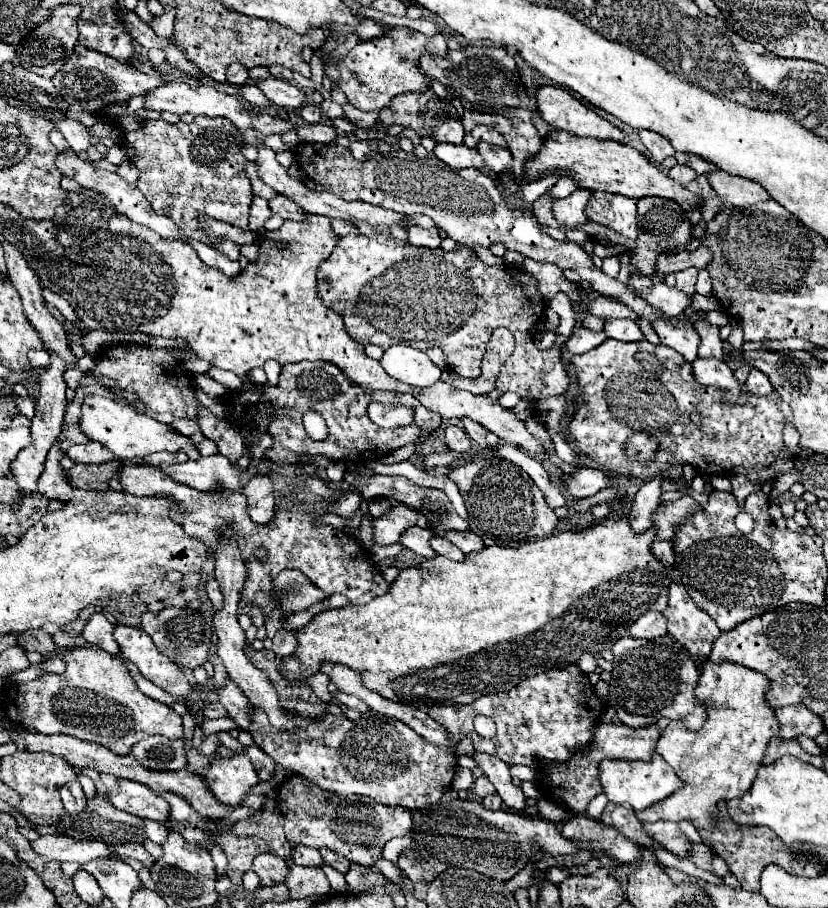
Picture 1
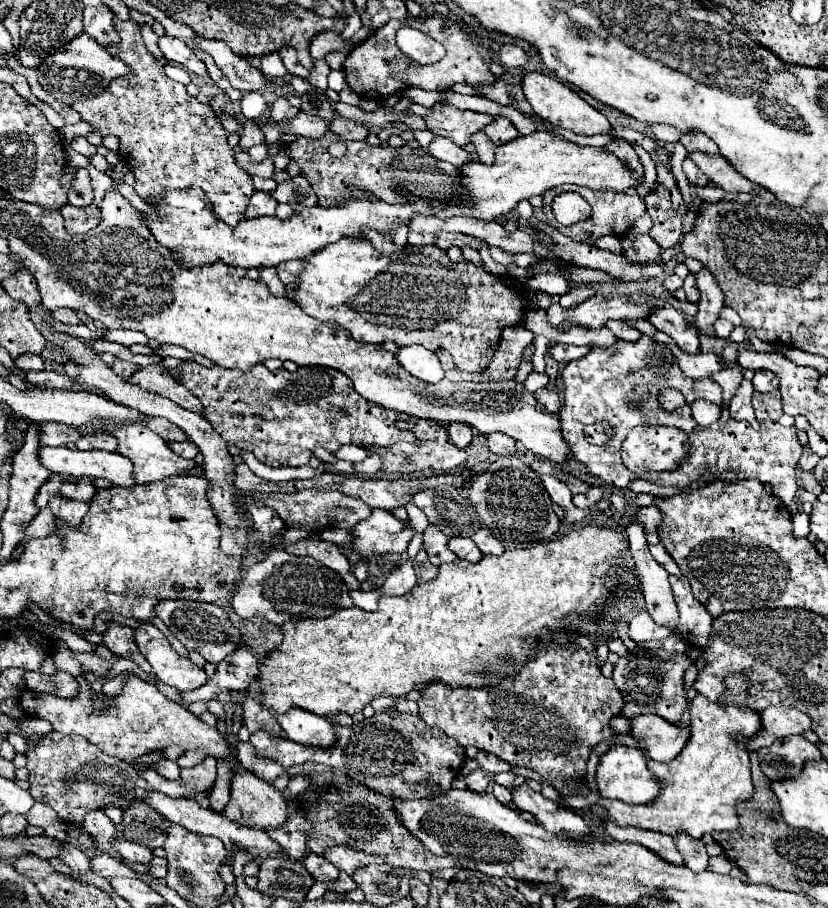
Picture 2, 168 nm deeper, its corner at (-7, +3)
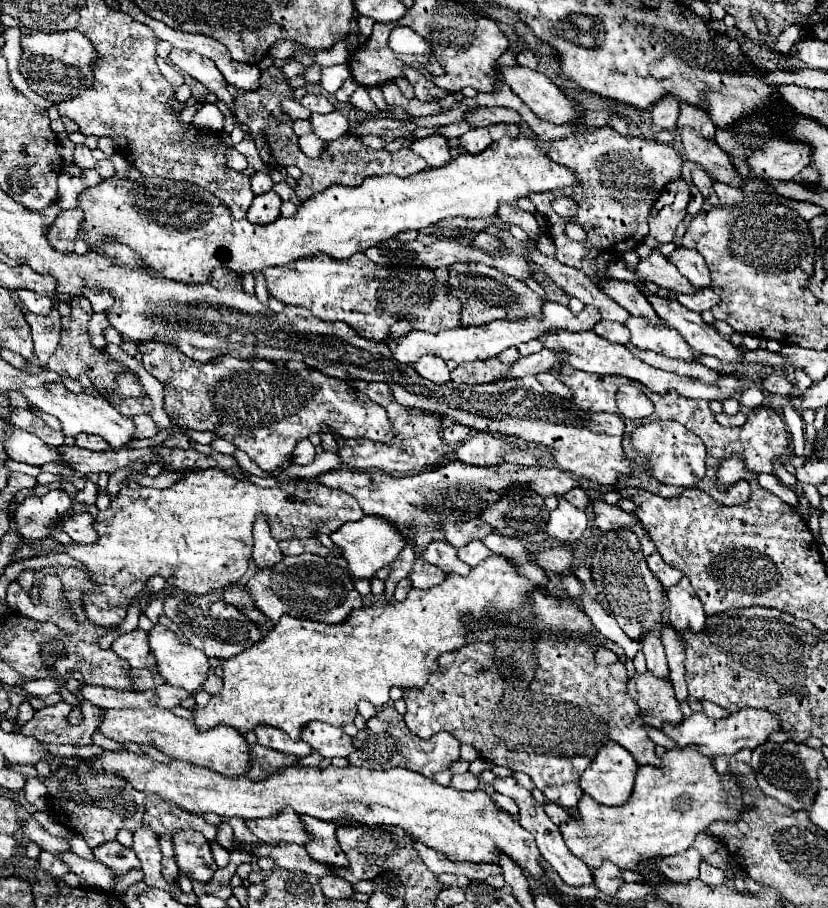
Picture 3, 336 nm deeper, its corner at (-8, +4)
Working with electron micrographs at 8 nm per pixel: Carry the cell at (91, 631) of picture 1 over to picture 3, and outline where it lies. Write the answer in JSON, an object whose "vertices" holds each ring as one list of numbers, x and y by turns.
{"vertices":[[133,630,127,634,121,634,115,642,113,642,113,650,119,654,119,658,127,660,131,668,153,668,155,666,155,658,149,650,149,642,147,642,147,632,143,630]]}

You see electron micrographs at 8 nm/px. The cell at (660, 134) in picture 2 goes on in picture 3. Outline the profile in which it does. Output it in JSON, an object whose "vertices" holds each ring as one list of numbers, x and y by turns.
{"vertices":[[671,96,659,100,651,110,651,120,661,130,673,132,677,128,677,118,679,118,679,102]]}

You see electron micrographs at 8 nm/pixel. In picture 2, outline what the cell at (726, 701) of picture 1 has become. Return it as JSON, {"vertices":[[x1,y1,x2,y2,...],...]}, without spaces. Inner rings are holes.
{"vertices":[[730,675,730,679,726,679,726,707,718,707,704,695,696,695,688,705,692,725,690,739,682,753,670,763,648,759,648,769,662,785,658,797,646,805,626,805,622,801,598,799,598,805,606,809,606,815,600,817,600,821,610,821,620,827,640,827,672,837,684,831,692,839,700,839,704,833,712,831,736,831,736,803,750,801,754,793,750,779,750,759,744,745,758,735,758,713,746,707,736,707,738,701,746,701,746,687,750,687,750,681,744,675],[736,733,744,735,742,743,734,741]]}

